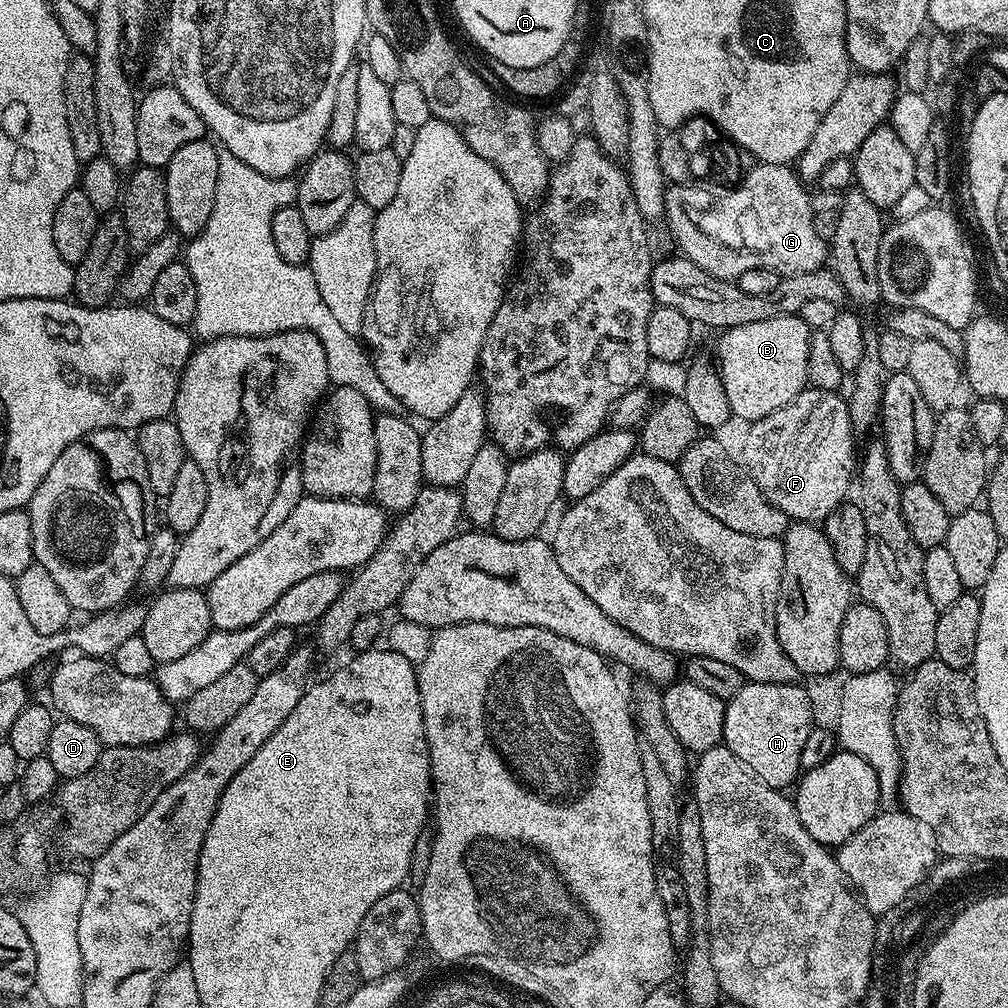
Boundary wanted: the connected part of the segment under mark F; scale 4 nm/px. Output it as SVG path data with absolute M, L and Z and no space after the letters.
M805 386L796 397L790 402L786 402L786 406L782 406L778 410L774 410L774 414L766 414L766 418L761 420L753 420L747 425L748 433L744 436L744 457L742 463L748 472L754 478L754 482L762 490L764 497L774 506L778 506L778 510L782 510L788 515L789 521L792 522L822 522L839 504L845 503L848 487L853 487L854 473L858 468L858 444L856 448L857 437L852 431L852 423L850 422L850 414L848 413L848 401L839 391L827 392L826 390L818 390L811 386Z

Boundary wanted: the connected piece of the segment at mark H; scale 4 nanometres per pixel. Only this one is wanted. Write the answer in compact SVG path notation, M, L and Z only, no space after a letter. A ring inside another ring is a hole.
M746 682L724 706L723 747L746 762L757 778L771 788L784 790L787 784L795 785L802 772L802 746L806 746L806 738L810 738L814 720L812 700L807 690L800 687L799 683Z

